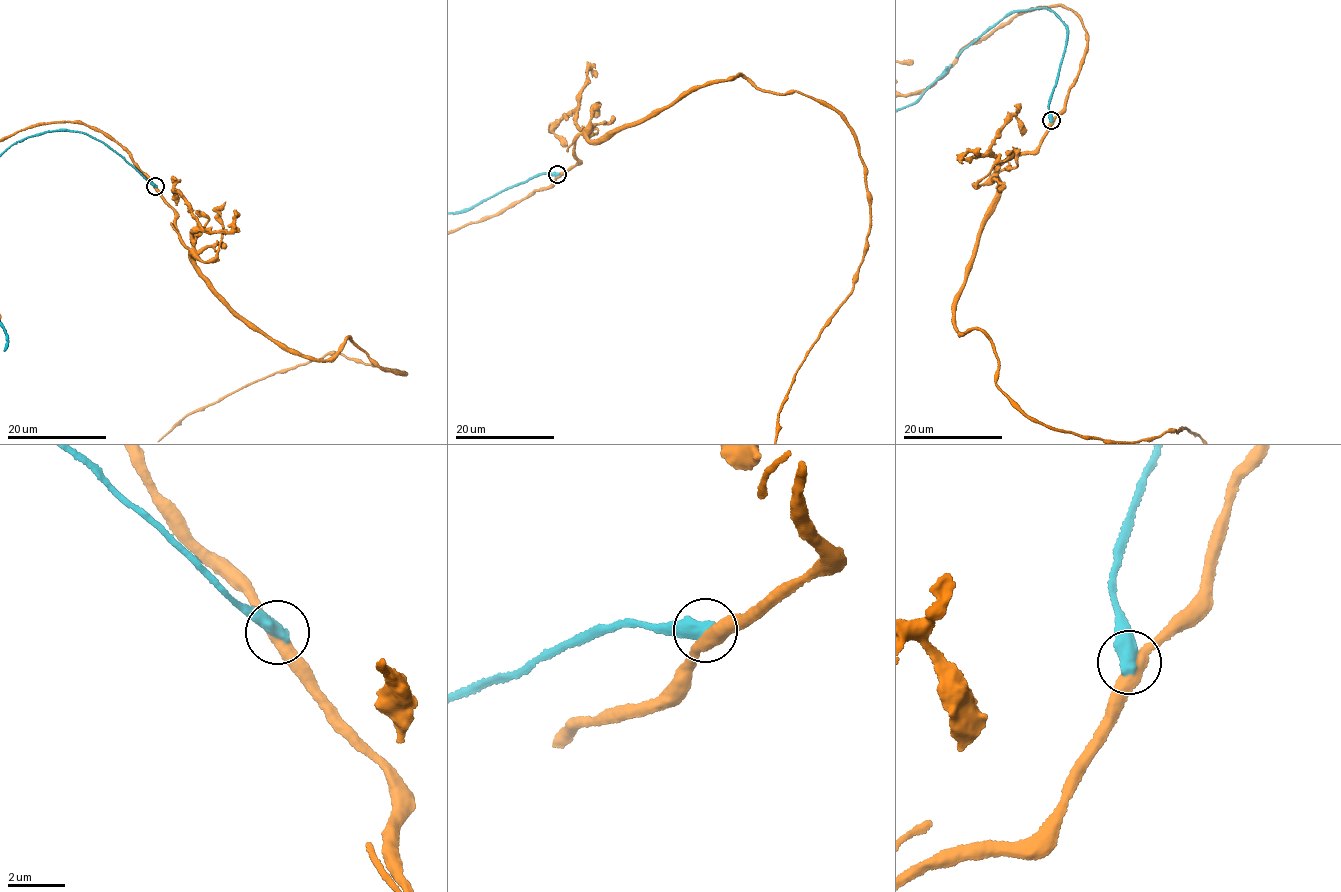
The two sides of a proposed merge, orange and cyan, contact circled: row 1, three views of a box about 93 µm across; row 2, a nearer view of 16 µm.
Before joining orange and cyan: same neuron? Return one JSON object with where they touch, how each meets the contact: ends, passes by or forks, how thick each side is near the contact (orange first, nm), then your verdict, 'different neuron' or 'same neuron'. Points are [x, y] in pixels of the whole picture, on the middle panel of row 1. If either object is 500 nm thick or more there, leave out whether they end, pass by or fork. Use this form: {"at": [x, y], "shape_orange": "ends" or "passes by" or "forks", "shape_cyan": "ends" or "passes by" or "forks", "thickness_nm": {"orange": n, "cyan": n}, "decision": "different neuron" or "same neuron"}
{"at": [557, 174], "thickness_nm": {"orange": 440, "cyan": 550}, "decision": "different neuron"}

